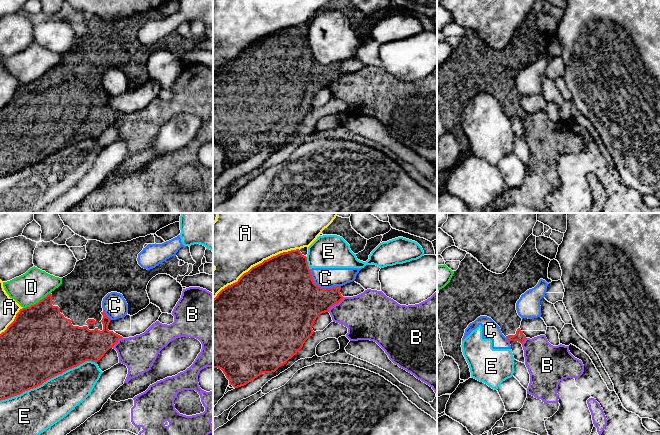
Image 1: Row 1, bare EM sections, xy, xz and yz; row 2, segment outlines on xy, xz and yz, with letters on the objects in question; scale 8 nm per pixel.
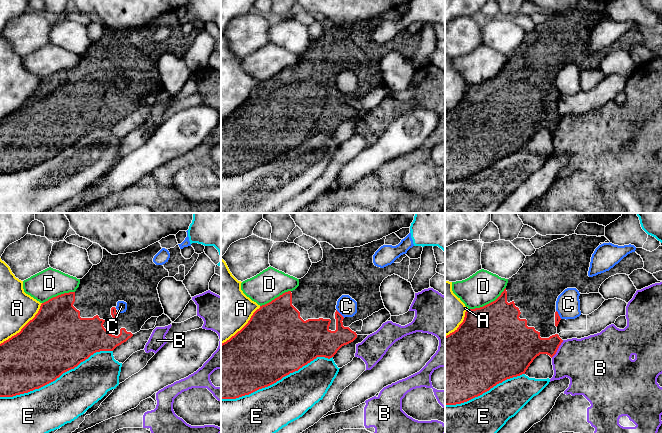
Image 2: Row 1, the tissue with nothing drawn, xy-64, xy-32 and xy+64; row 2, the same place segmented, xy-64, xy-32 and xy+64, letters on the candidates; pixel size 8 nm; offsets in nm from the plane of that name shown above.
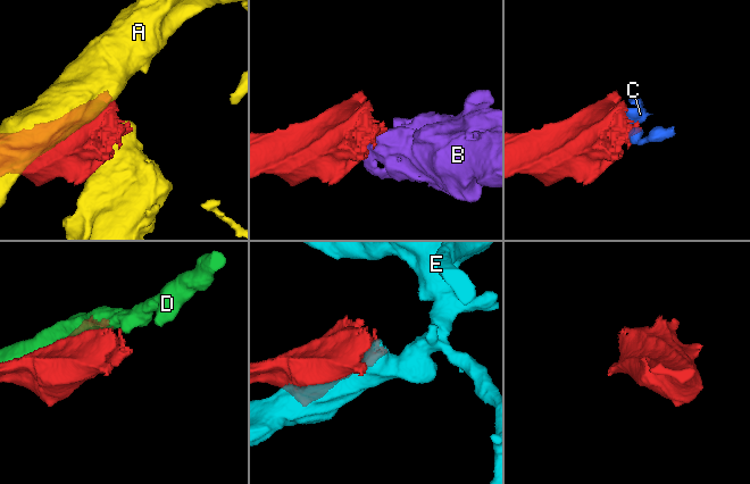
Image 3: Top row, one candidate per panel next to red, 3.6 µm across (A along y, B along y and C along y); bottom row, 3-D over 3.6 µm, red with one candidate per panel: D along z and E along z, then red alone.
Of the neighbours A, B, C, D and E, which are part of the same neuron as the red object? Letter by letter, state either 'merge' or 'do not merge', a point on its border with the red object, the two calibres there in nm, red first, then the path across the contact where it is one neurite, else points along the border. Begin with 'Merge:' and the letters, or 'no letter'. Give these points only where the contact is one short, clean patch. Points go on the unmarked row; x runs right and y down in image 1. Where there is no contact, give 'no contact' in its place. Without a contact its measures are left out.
Merge: no letter
A: do not merge; contact xz (256, 41); calibres 500 and 420 nm
B: do not merge; contact xz (335, 79); calibres 320 and 320 nm; border xz (344, 73), (328, 87)
C: do not merge; contact xz (320, 63); calibres 460 and 160 nm
D: do not merge; contact xy (36, 79); calibres 480 and 260 nm
E: do not merge; contact xy (48, 155); calibres 500 and 340 nm

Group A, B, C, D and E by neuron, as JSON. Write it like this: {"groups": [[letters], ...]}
{"groups": [["A"], ["B"], ["C", "E"], ["D"]]}

